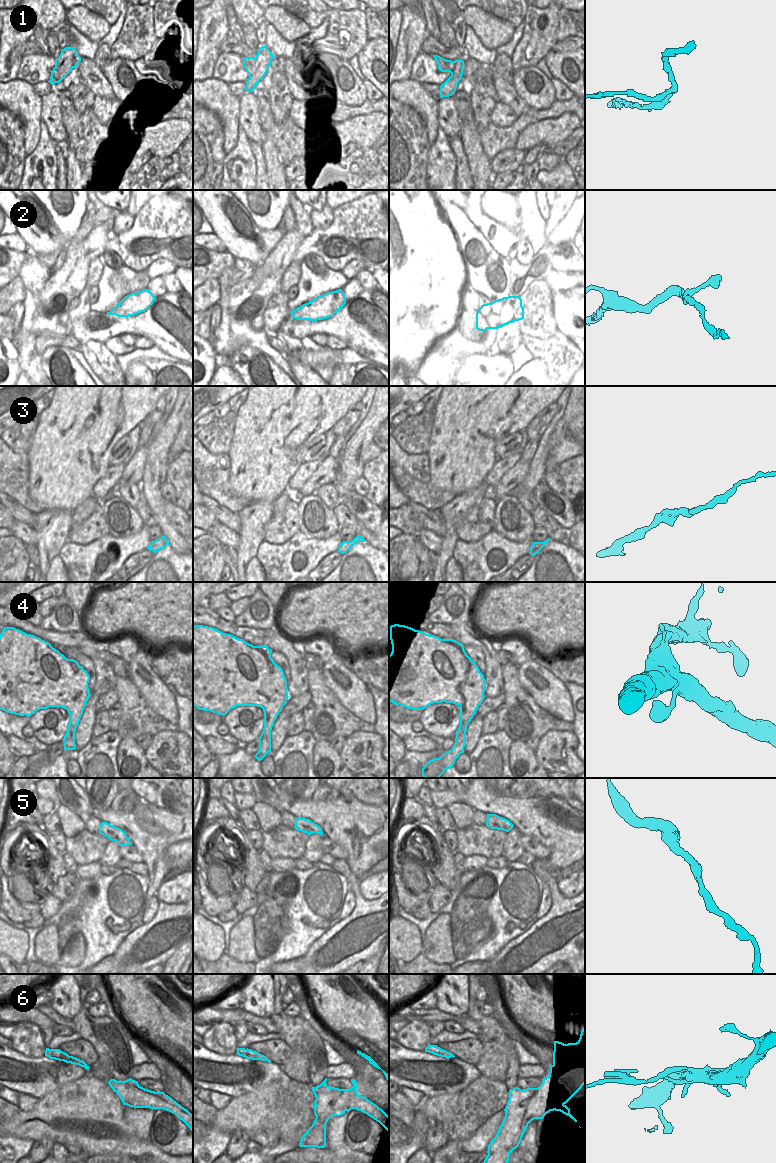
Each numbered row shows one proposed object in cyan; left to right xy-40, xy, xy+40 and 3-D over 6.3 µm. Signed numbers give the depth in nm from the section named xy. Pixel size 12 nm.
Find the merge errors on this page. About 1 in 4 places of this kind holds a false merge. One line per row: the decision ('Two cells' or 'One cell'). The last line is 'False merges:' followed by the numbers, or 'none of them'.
1: One cell
2: One cell
3: One cell
4: One cell
5: One cell
6: Two cells
False merges: 6

